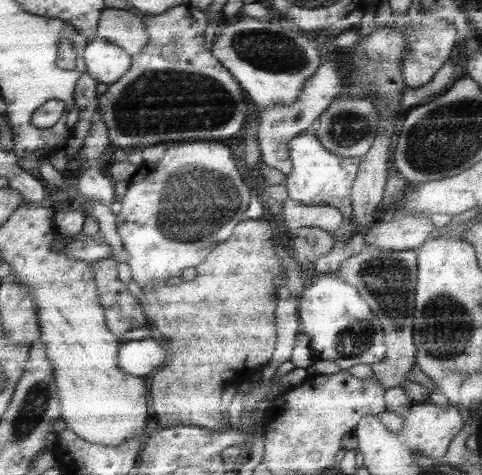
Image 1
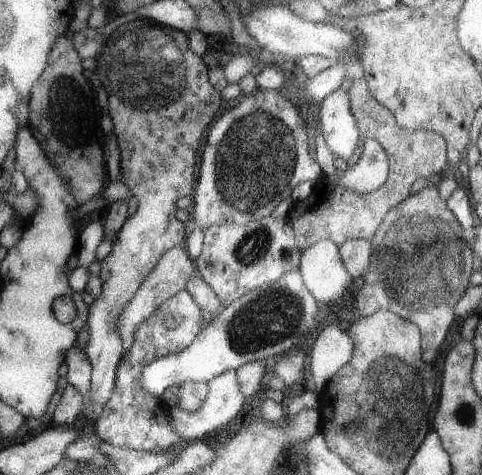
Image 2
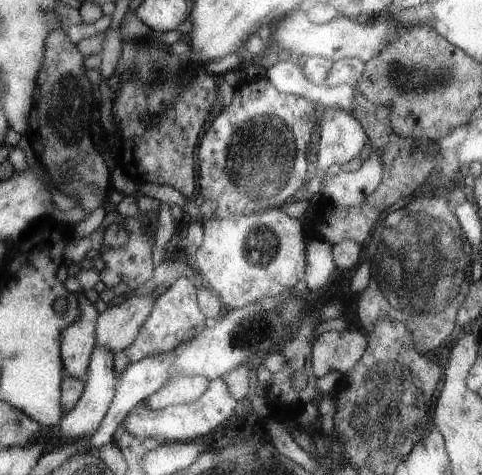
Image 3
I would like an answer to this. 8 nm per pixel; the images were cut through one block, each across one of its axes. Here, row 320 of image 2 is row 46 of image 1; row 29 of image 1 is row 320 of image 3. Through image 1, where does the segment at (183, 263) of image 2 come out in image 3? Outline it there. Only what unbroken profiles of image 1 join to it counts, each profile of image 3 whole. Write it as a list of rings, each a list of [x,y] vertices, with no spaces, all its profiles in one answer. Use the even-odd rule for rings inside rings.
[[[135,294],[123,304],[107,308],[107,312],[99,316],[97,348],[107,348],[115,354],[121,354],[123,350],[131,348],[155,310],[157,300],[153,298],[159,296]]]

